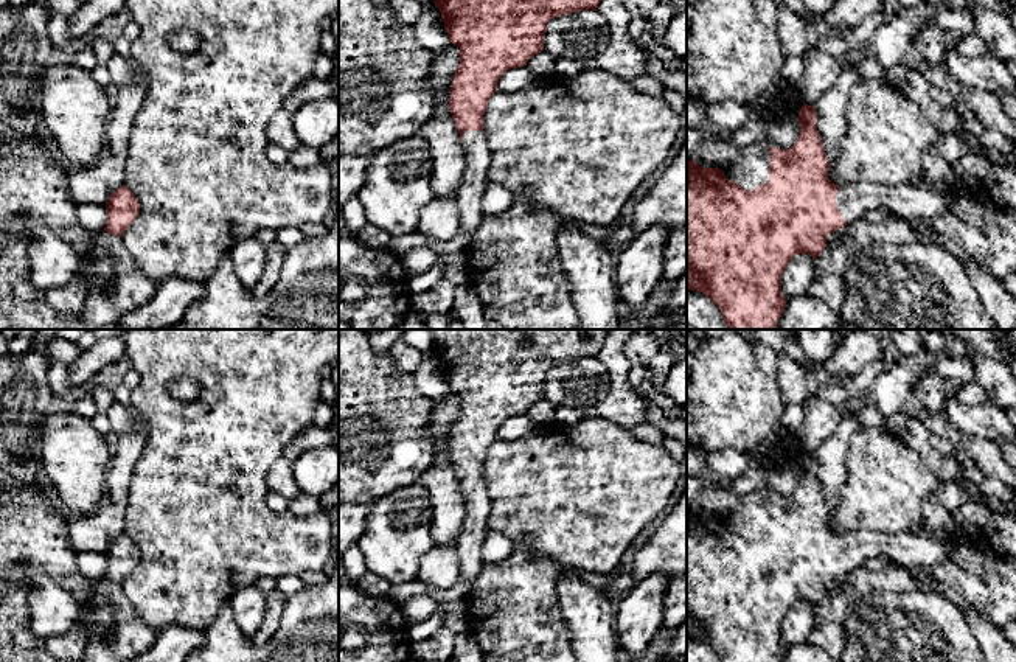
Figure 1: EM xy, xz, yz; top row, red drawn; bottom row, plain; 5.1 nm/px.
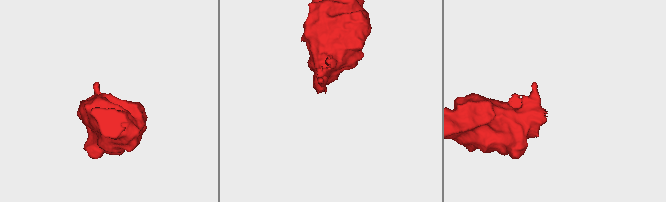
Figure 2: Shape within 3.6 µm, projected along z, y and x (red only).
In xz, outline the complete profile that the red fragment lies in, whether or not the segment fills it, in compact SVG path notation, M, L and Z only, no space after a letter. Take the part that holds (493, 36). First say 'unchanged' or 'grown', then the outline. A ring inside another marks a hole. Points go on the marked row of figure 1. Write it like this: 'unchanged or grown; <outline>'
grown; M433 0L451 44L460 48L460 64L452 79L449 110L457 124L466 169L457 193L460 232L472 238L482 222L482 199L492 155L483 132L485 112L497 82L506 70L525 67L544 50L547 23L562 14L597 11L601 0Z

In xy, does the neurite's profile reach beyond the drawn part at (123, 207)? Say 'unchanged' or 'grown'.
unchanged

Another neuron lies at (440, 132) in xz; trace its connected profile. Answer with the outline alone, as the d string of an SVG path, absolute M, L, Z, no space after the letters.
M449 44L433 54L427 81L433 92L430 118L418 131L432 154L430 186L433 196L457 197L466 169L461 138L444 98L451 96L454 75L460 64L460 48Z

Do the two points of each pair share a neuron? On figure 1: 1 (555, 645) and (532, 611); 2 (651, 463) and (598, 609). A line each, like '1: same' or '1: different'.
1: same
2: different

